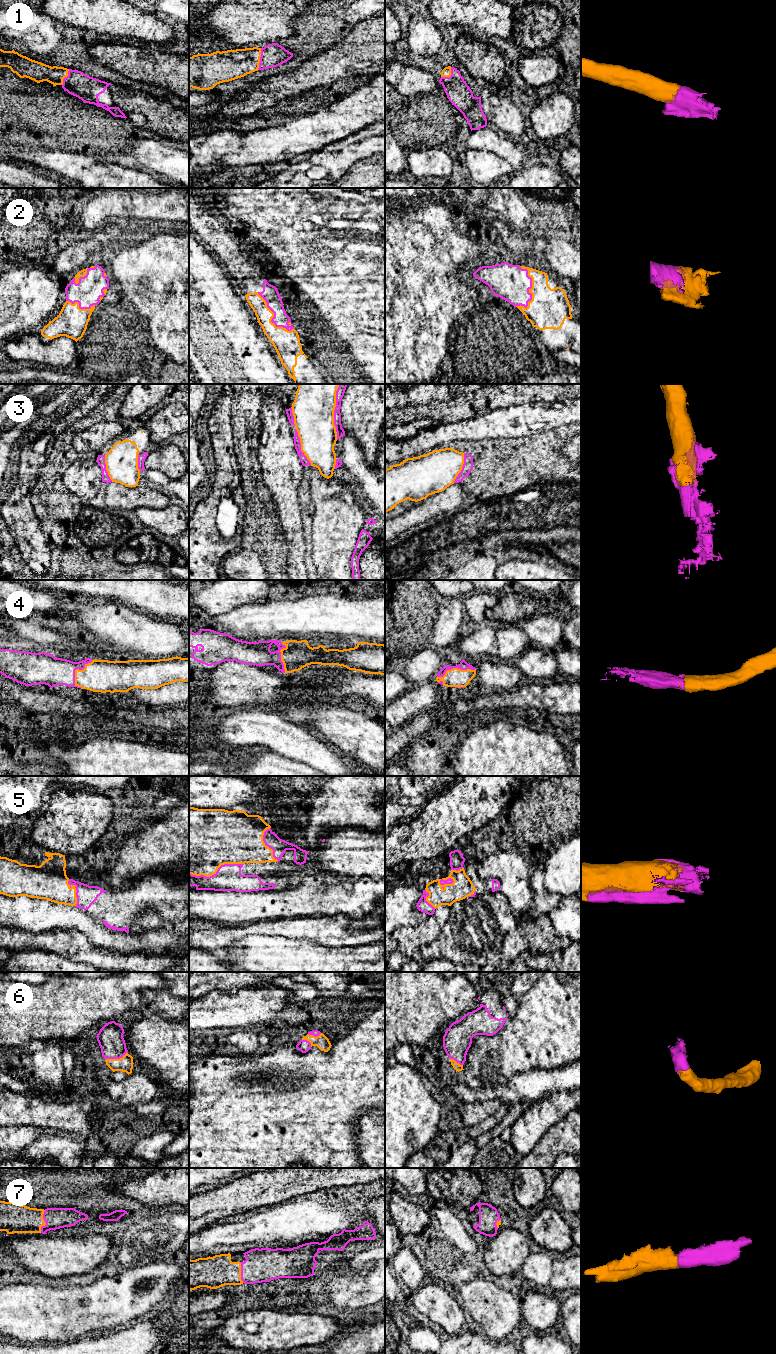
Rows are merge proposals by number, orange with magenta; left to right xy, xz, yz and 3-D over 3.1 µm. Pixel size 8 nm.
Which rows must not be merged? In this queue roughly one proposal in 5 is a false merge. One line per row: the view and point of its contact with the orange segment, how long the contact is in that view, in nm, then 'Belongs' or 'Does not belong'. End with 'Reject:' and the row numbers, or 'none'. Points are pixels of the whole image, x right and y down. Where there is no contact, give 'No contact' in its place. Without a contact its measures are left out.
1: Touches orange at xz (259, 59). Shared border 180 nm. Belongs
2: Touches orange at yz (532, 285). Shared border 340 nm. Belongs
3: Touches orange at xz (333, 412). Shared border 440 nm. Belongs
4: Touches orange at xy (76, 669). Shared border 260 nm. Belongs
5: Touches orange at xz (216, 871). Shared border 440 nm. Belongs
6: Touches orange at xy (116, 1059). Shared border 200 nm. Belongs
7: Touches orange at xy (44, 1222). Shared border 190 nm. Belongs
Reject: none

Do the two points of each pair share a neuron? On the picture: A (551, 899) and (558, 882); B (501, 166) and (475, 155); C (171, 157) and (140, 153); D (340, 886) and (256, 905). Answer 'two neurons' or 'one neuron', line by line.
A: two neurons
B: one neuron
C: one neuron
D: one neuron

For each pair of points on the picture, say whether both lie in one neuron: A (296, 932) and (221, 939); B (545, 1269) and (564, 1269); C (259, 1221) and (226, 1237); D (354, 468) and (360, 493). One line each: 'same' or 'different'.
A: same
B: different
C: same
D: same

